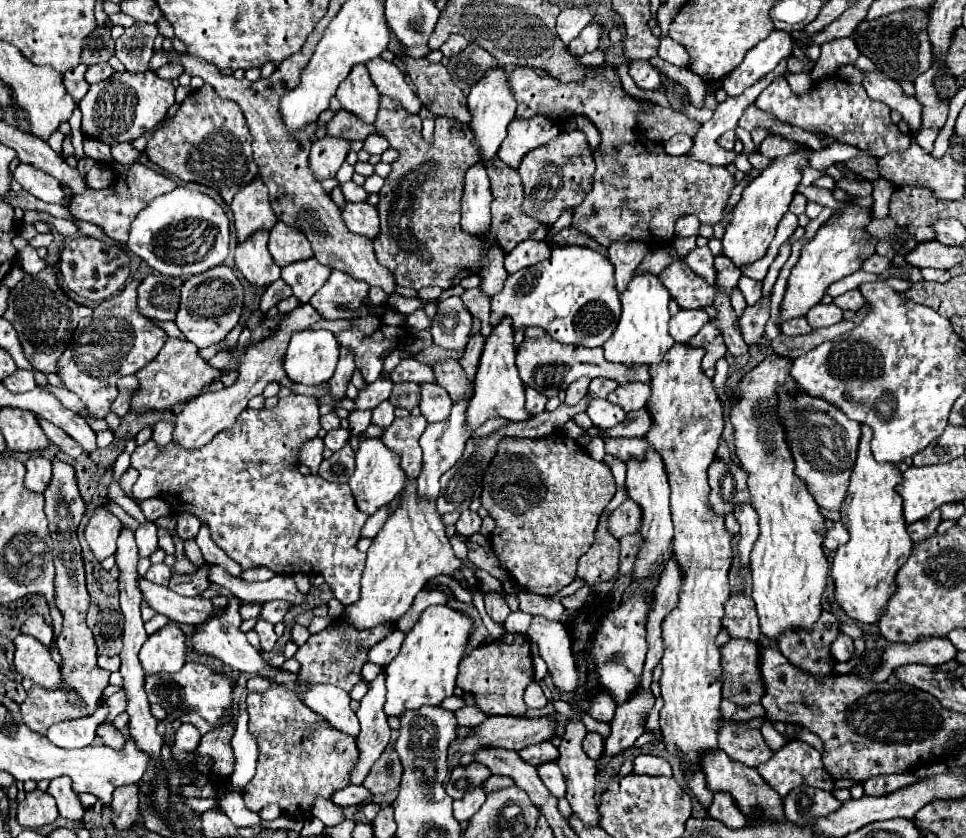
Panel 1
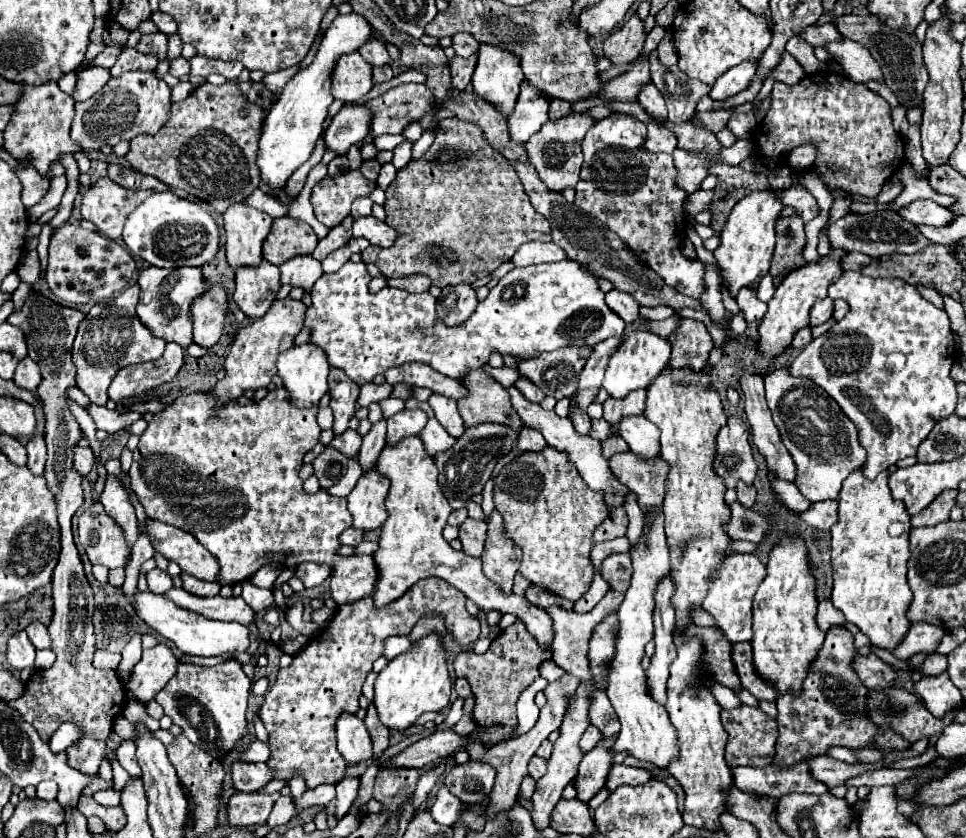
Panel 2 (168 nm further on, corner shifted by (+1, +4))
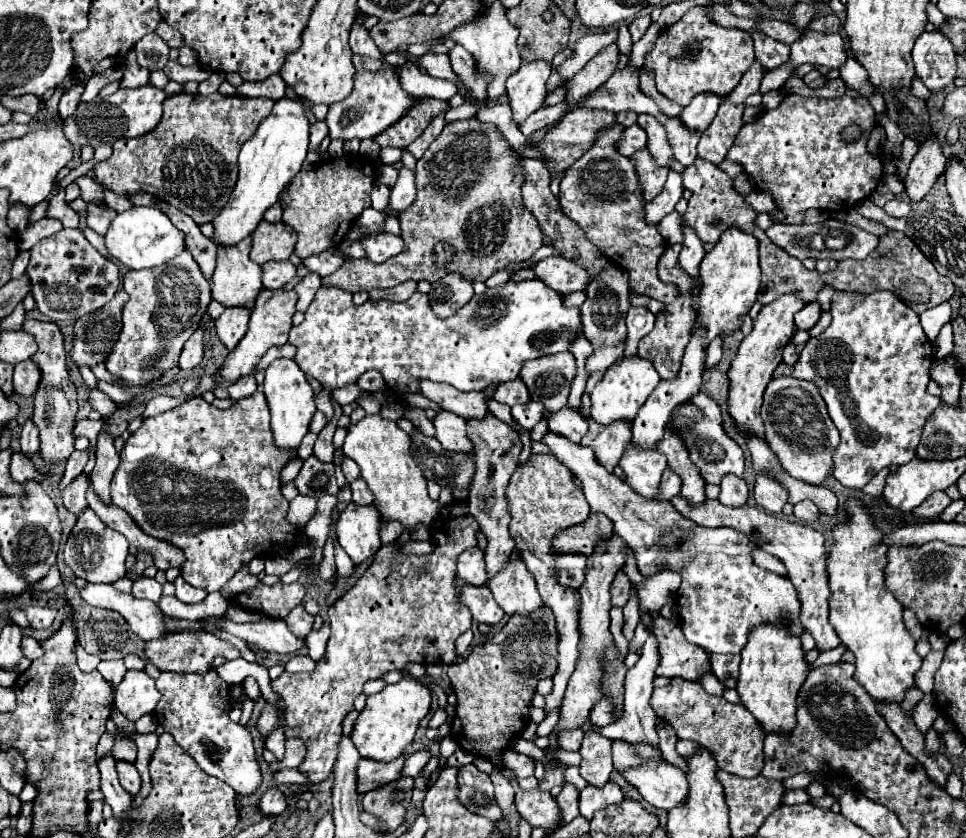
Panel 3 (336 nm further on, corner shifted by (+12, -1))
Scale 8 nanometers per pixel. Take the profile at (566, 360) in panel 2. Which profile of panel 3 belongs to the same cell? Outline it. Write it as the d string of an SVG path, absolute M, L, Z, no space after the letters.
M571 353L543 355L525 363L521 379L529 389L531 401L539 401L549 411L559 411L567 405L569 389L575 379L575 359Z

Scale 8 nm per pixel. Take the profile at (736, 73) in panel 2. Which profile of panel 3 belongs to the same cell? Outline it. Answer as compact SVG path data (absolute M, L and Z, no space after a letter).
M697 95L697 99L681 111L679 121L691 131L705 131L717 113L719 101L721 99L717 99L717 95Z

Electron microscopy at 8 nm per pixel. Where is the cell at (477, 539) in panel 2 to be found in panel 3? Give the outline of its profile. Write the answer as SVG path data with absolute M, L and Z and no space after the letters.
M473 547L469 551L463 551L457 561L457 577L473 587L481 587L487 583L489 575L485 569L485 559L479 547Z

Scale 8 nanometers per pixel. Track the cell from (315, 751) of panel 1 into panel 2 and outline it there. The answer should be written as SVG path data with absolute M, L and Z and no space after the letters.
M426 578L424 582L416 582L400 602L392 602L392 606L384 606L384 610L372 610L372 596L354 602L352 606L340 606L334 618L316 634L296 656L288 668L280 668L276 682L264 696L264 704L260 708L260 720L268 730L268 746L270 760L266 762L278 780L290 780L300 774L306 782L306 788L316 788L320 784L336 784L346 774L346 762L336 746L336 730L334 722L340 712L356 712L358 698L362 694L362 684L366 676L372 672L372 664L382 654L382 640L386 636L404 636L412 630L414 622L418 622L426 614L442 614L446 618L446 628L452 630L454 640L460 646L468 646L480 636L480 622L474 618L466 606L466 596L456 590L452 584L442 578Z

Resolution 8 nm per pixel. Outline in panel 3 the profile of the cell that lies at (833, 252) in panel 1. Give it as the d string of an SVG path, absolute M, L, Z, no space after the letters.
M781 295L781 299L765 305L759 311L759 317L753 321L753 331L741 341L737 357L733 359L729 367L729 401L727 401L727 411L737 427L737 431L743 437L759 437L765 439L765 427L763 419L759 415L761 403L763 403L763 391L767 383L773 379L775 367L781 363L781 353L785 345L791 341L793 333L797 331L793 323L793 315L803 309L805 305L797 301L797 295Z

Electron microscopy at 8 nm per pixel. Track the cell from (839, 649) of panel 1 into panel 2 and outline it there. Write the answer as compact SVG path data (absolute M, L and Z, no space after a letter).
M858 652L854 654L852 666L862 680L864 686L868 688L880 688L880 686L892 686L896 680L896 674L888 664L884 664L876 654L870 656L860 656Z

